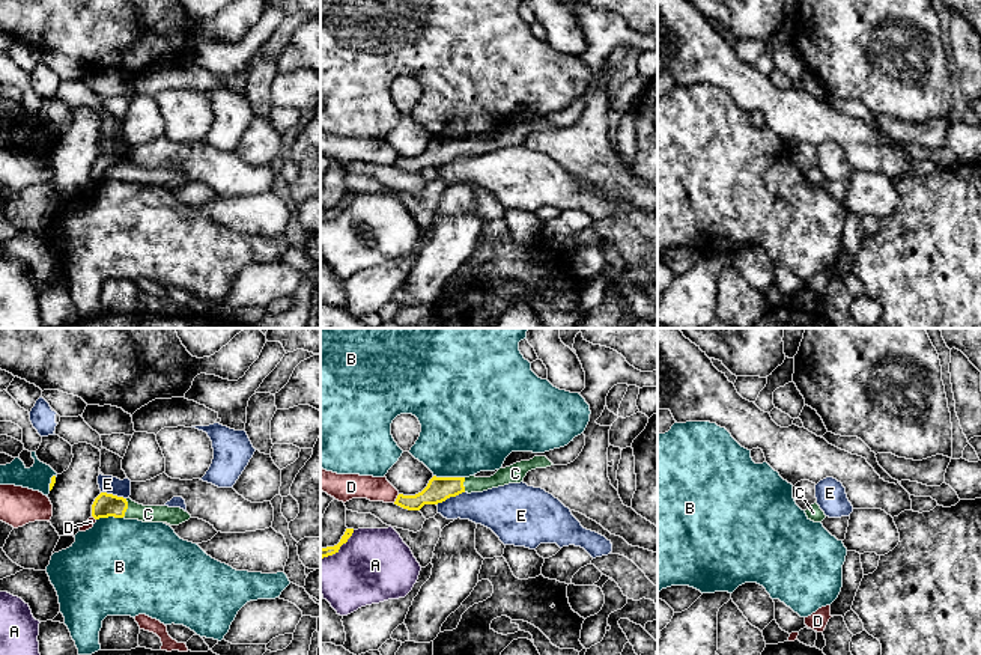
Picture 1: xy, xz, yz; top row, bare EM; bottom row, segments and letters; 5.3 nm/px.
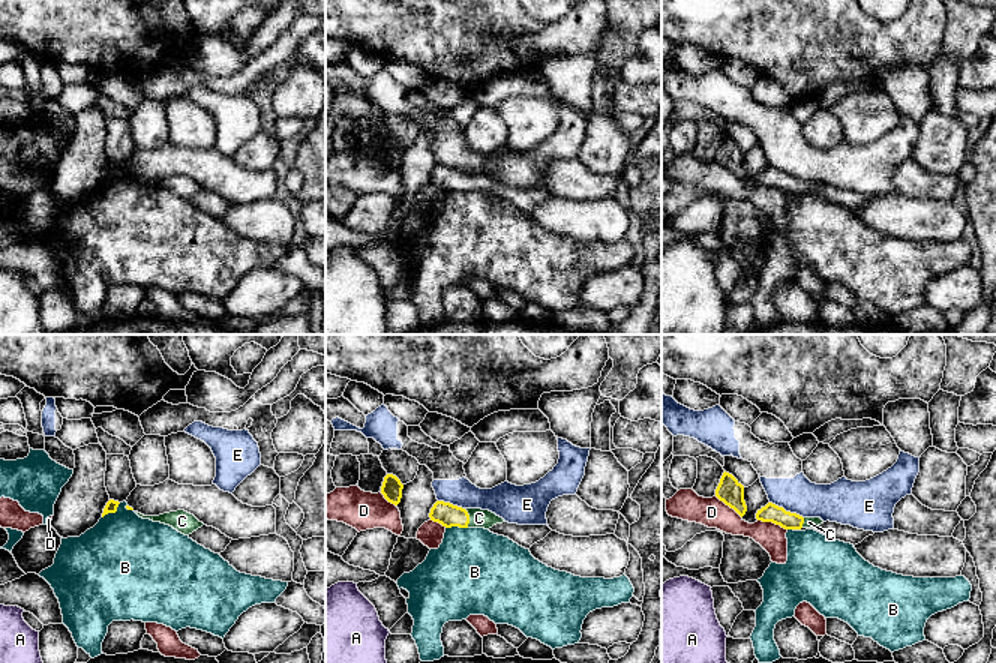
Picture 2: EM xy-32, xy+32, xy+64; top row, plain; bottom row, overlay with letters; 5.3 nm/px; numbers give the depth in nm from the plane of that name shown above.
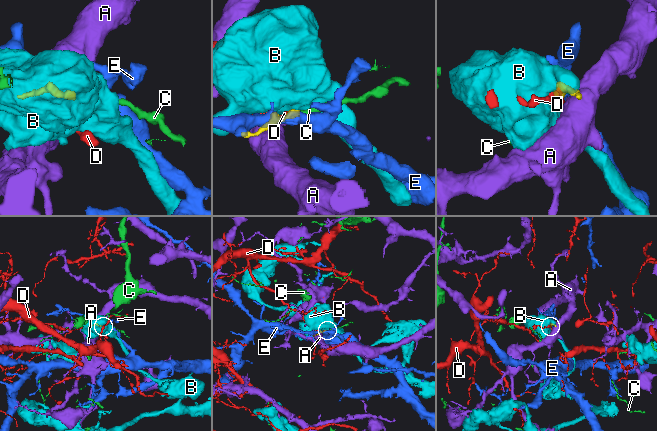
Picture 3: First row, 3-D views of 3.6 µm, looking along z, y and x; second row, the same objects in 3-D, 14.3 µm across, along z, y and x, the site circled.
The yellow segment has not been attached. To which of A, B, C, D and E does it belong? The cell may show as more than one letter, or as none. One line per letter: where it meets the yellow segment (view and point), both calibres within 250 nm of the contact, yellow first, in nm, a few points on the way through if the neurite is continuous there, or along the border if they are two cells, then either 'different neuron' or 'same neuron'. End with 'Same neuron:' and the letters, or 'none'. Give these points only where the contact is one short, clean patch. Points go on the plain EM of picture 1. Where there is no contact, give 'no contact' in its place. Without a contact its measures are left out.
A: contact xz (339, 211); calibres 60 and 400 nm; border xz (354, 193), (334, 216), (321, 222); different neuron
B: contact xz (449, 140); calibres 140 and 440 nm; different neuron
C: contact xy (127, 170); calibres 130 and 100 nm; same neuron
D: contact xz (396, 161); calibres 140 and 130 nm; different neuron
E: contact xz (450, 158); calibres 140 and 220 nm; border xz (464, 154), (437, 167); different neuron
Same neuron: C

